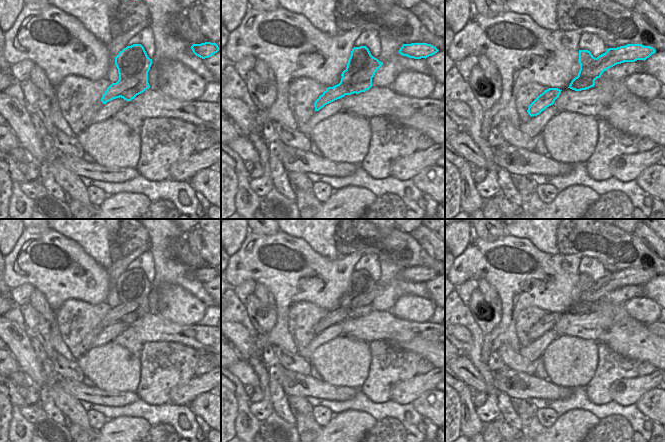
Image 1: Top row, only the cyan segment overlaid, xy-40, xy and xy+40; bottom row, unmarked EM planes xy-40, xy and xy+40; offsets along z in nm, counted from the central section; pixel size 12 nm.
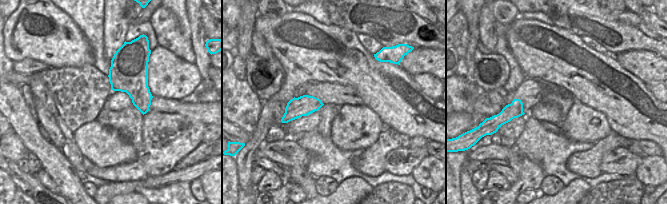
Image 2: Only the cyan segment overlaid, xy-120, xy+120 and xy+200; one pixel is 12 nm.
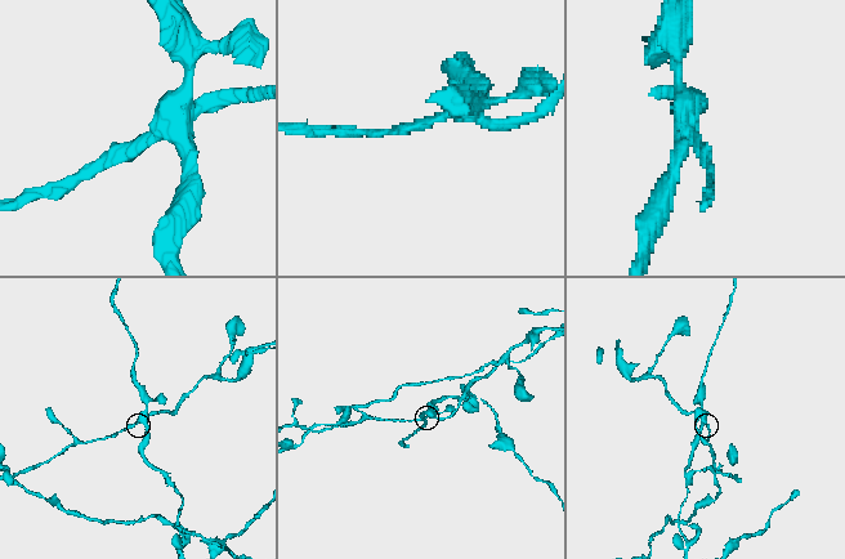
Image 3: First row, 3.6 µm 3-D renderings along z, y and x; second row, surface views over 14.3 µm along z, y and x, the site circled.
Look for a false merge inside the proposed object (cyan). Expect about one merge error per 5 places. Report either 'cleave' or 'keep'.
cleave

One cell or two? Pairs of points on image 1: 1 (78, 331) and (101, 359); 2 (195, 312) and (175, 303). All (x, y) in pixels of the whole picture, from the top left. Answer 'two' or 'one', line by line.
1: two
2: one

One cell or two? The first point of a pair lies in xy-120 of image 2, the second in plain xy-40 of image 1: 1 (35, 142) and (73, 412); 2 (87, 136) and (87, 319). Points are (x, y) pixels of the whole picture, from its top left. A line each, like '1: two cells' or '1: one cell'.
1: one cell
2: two cells

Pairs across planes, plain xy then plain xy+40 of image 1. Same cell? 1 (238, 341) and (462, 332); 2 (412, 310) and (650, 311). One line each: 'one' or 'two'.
1: one
2: one

